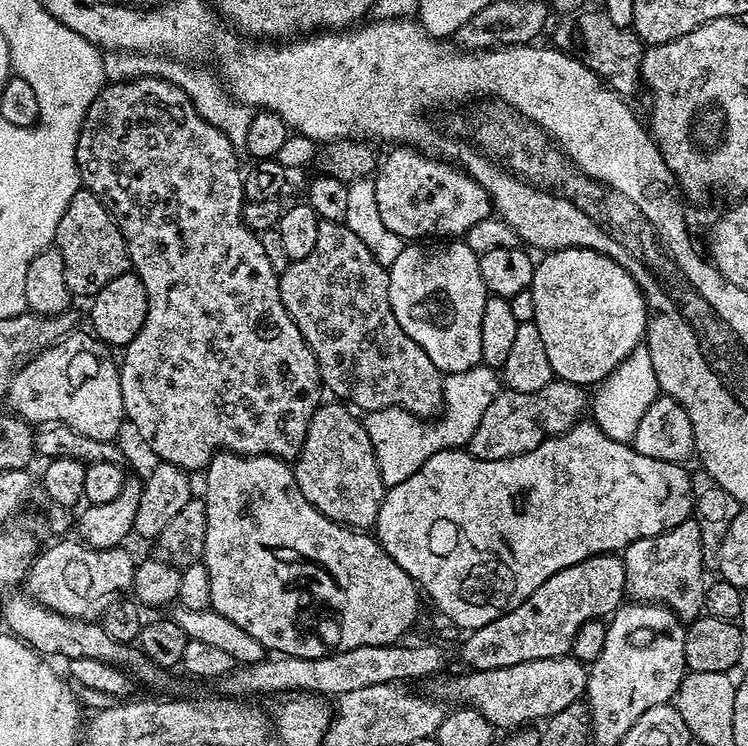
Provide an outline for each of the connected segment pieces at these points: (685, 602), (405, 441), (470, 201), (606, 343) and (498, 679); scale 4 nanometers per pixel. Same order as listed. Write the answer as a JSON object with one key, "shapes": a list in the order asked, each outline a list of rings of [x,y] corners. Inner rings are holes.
{"shapes":[[[[695,519],[683,520],[678,526],[650,538],[638,538],[622,553],[626,580],[625,593],[642,604],[661,604],[669,608],[681,622],[696,619],[704,602],[706,569],[700,543],[702,534]]],[[[477,366],[444,376],[444,406],[439,418],[431,420],[416,416],[404,408],[383,408],[380,412],[367,413],[363,422],[374,446],[384,485],[406,482],[406,478],[410,478],[410,474],[414,474],[414,470],[418,470],[418,466],[430,458],[430,454],[467,446],[474,430],[478,430],[478,422],[482,422],[482,414],[486,414],[486,406],[490,406],[501,391],[502,380],[497,369]]],[[[396,146],[388,157],[379,161],[374,173],[374,194],[378,198],[378,214],[383,224],[394,230],[405,242],[420,242],[425,238],[460,238],[482,218],[490,215],[488,191],[463,168],[431,154],[407,146]]],[[[565,246],[543,258],[545,260],[532,269],[532,323],[538,326],[538,334],[542,334],[542,347],[546,350],[552,375],[568,384],[599,385],[635,348],[641,347],[648,330],[648,307],[644,295],[624,267],[606,258],[606,254],[579,246]]],[[[569,654],[542,658],[538,662],[518,662],[518,666],[502,666],[498,670],[465,673],[465,676],[441,675],[433,679],[431,691],[441,701],[453,700],[453,705],[478,710],[491,722],[493,729],[515,730],[529,722],[543,722],[558,714],[558,710],[566,710],[566,706],[577,703],[587,690],[589,669]]]]}

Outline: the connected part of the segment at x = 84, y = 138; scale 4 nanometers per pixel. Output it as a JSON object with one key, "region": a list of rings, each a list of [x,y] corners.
{"region":[[[143,76],[131,82],[108,82],[98,94],[98,98],[94,98],[94,102],[90,102],[90,110],[88,116],[84,119],[84,125],[80,128],[80,137],[78,138],[78,146],[76,147],[76,165],[80,171],[80,178],[83,187],[87,191],[92,192],[95,196],[99,196],[100,201],[106,205],[107,210],[113,218],[116,219],[118,230],[124,236],[124,240],[128,243],[128,258],[130,261],[131,271],[139,276],[142,286],[146,286],[148,291],[148,317],[146,322],[142,322],[142,330],[133,338],[132,341],[123,349],[124,364],[122,360],[122,383],[124,386],[124,414],[125,417],[133,424],[134,427],[140,428],[140,436],[148,443],[148,448],[152,452],[156,452],[156,460],[160,462],[171,462],[174,466],[185,470],[193,470],[192,468],[203,469],[207,461],[211,460],[214,453],[219,450],[221,452],[239,452],[241,454],[267,454],[276,456],[279,460],[285,462],[295,461],[300,455],[301,447],[306,442],[306,430],[308,429],[308,420],[314,418],[318,407],[318,399],[316,400],[316,388],[318,389],[318,369],[316,360],[309,353],[306,342],[300,339],[300,331],[298,326],[292,324],[292,319],[285,313],[282,302],[278,298],[278,274],[274,269],[268,267],[268,259],[266,254],[260,250],[260,237],[253,234],[249,228],[244,226],[241,219],[244,214],[244,172],[238,170],[236,172],[236,156],[237,149],[231,147],[228,143],[228,136],[219,128],[205,124],[201,116],[196,115],[195,108],[190,106],[188,95],[179,90],[174,90],[172,85],[159,80],[156,76]]]}

